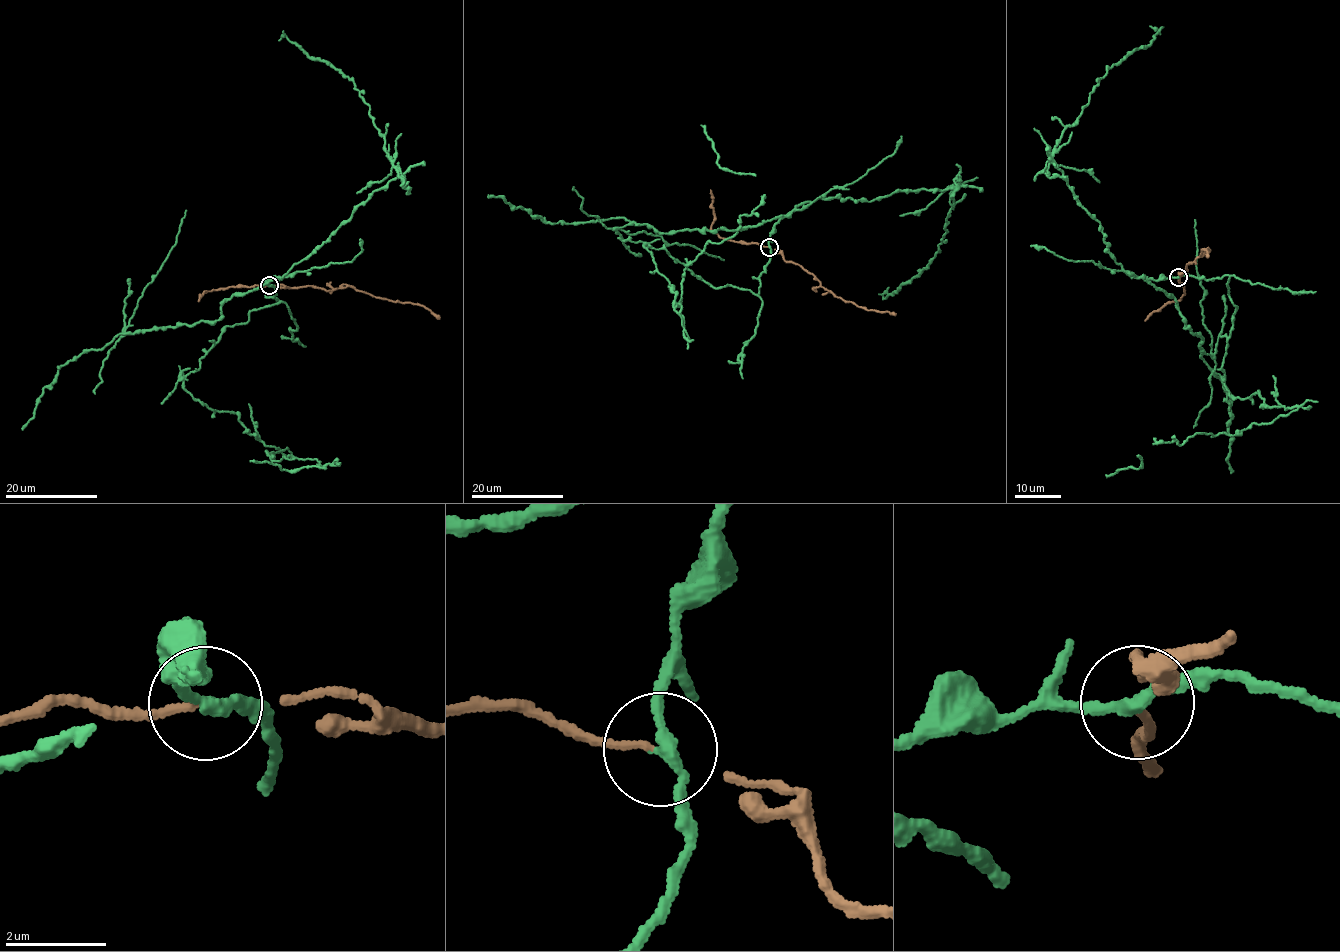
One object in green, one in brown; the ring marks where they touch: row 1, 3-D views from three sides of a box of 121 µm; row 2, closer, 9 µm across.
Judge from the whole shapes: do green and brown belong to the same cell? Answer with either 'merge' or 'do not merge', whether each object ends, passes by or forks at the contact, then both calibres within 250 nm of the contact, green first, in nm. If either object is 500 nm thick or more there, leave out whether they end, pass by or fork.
do not merge; green passes by; brown ends; calibres 200 and 130 nm

